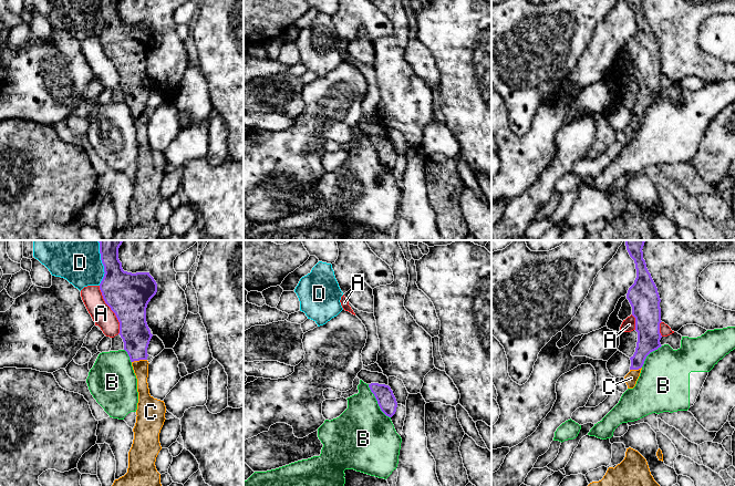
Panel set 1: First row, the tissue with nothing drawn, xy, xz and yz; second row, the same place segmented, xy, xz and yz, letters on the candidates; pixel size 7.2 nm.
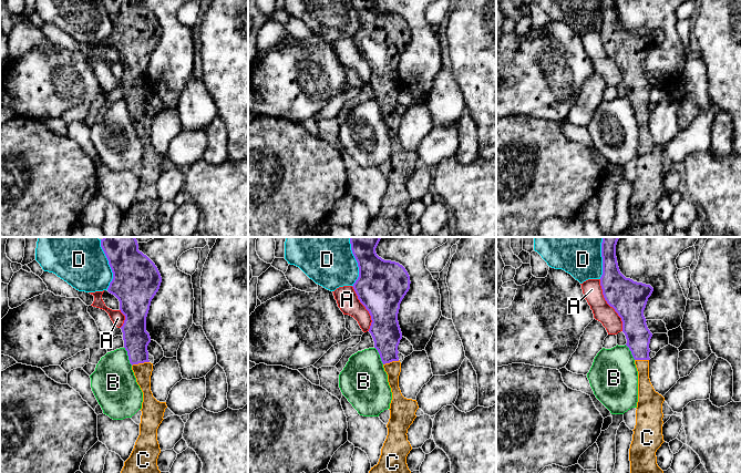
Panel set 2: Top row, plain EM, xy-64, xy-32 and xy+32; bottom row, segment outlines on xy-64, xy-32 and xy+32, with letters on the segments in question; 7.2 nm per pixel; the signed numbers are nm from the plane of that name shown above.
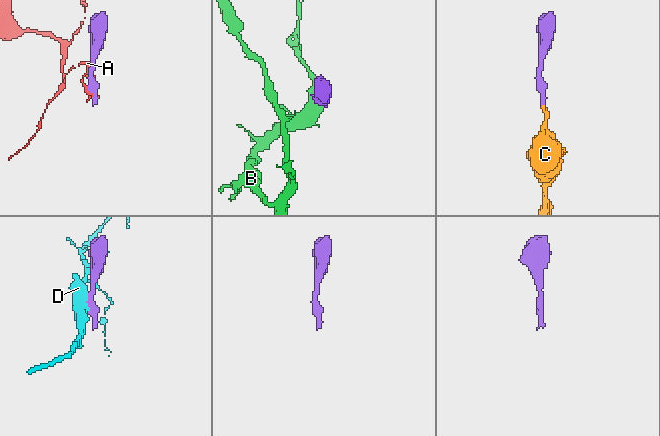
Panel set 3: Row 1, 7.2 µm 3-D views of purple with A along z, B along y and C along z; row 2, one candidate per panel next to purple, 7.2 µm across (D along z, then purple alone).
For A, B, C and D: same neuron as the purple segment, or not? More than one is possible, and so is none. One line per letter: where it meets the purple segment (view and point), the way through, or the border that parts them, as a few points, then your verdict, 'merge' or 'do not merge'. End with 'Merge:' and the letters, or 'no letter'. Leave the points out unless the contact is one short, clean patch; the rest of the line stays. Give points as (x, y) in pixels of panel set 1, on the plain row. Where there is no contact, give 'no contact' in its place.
A: xy (111, 61) | do not merge
B: xz (378, 154) | along xz (368, 136), (379, 159), (390, 169) | do not merge
C: xy (138, 112) | across xy (134, 83), (136, 86), (138, 112), (141, 120) | merge
D: xy (104, 19) | do not merge
Merge: C

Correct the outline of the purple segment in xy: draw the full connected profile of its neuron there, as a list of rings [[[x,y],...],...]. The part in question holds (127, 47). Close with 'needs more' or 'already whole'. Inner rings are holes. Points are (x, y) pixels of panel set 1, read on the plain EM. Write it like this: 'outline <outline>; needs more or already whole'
outline [[[100,0],[100,6],[105,24],[100,42],[120,74],[118,86],[132,114],[138,144],[127,225],[115,231],[111,240],[165,240],[155,214],[162,201],[159,185],[166,172],[166,158],[149,146],[147,135],[147,100],[153,86],[146,74],[146,60],[157,44],[157,35],[149,24],[124,23],[118,0]]]; needs more

